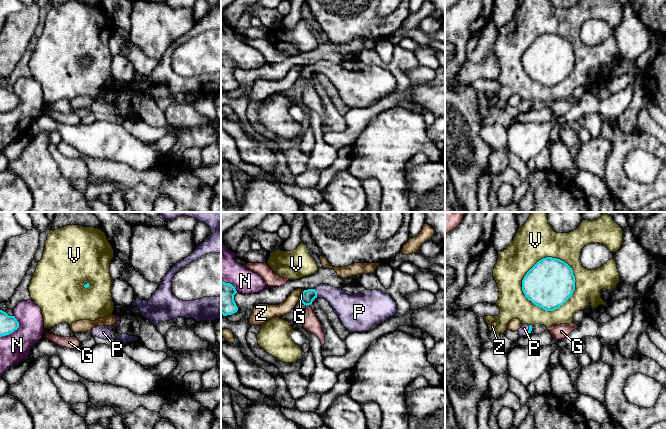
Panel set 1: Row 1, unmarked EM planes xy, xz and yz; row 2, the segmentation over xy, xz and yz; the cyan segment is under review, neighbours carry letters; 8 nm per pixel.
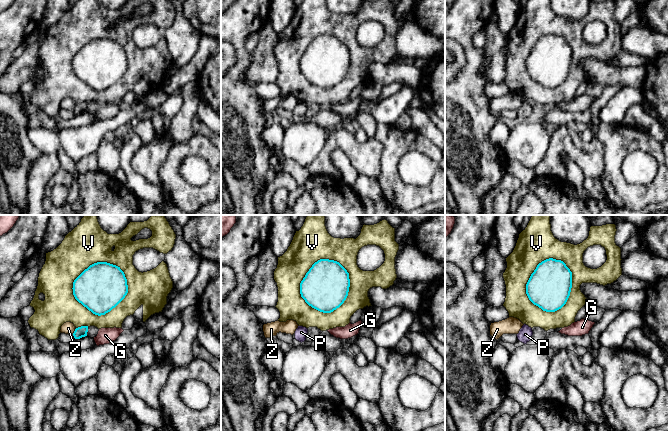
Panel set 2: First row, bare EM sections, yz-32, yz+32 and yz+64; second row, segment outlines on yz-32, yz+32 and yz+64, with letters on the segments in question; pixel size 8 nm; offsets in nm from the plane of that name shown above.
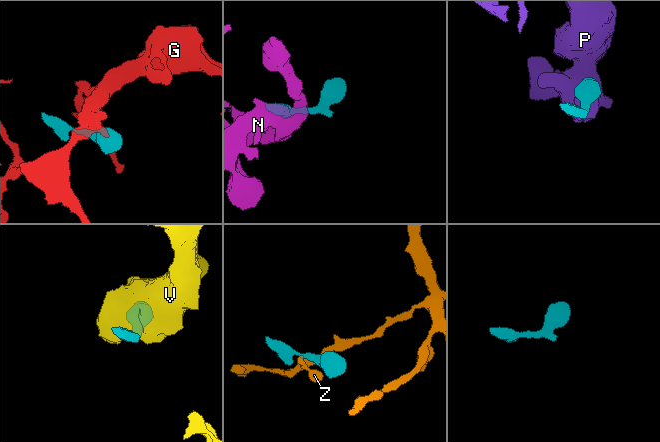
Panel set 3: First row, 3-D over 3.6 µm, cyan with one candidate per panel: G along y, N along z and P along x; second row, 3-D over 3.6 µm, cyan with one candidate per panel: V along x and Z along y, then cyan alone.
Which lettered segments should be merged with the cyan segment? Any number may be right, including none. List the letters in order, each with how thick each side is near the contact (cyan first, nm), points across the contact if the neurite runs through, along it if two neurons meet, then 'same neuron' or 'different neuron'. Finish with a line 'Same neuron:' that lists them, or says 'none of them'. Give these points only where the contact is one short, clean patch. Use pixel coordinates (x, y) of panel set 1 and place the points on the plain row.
G: 100 nm thick on the cyan side, 140 nm on the other; border along xz (309, 80), (306, 82); different neuron
N: 140 nm thick on the cyan side, 240 nm on the other; different neuron
P: 100 nm thick on the cyan side, 200 nm on the other; runs through xz (308, 72), (316, 69), (330, 69), (345, 80); same neuron
V: 380 nm thick on the cyan side, 300 nm on the other; different neuron
Z: 100 nm thick on the cyan side, 100 nm on the other; border along xz (304, 66), (301, 69); different neuron
Same neuron: P

